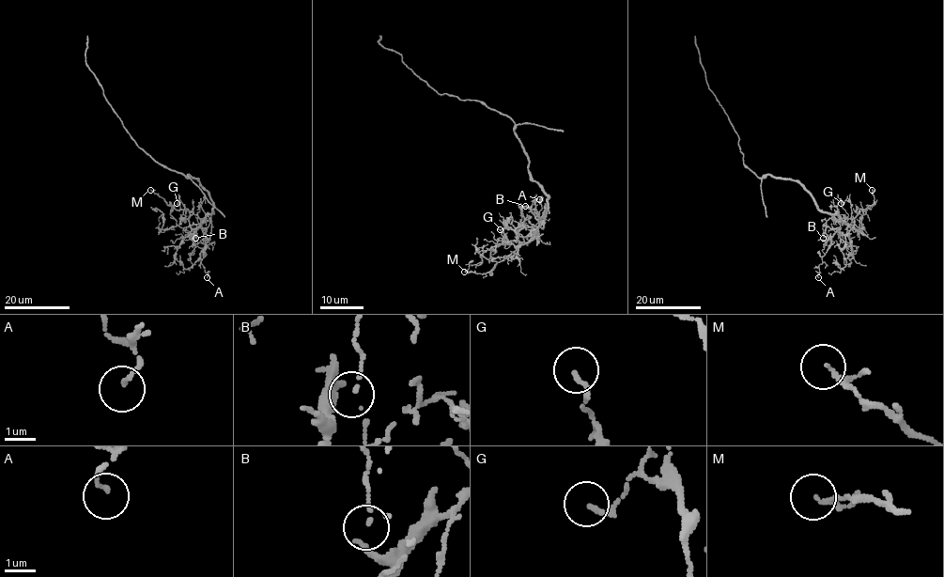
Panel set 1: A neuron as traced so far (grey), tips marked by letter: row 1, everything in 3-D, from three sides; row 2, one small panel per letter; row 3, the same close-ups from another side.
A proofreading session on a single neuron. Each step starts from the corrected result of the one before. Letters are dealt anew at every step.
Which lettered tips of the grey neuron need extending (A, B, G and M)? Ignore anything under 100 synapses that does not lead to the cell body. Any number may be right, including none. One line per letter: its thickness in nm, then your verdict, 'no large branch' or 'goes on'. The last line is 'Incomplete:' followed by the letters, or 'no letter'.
A: calibre 120 nm; no large branch
B: calibre 70 nm; no large branch
G: calibre 150 nm; no large branch
M: calibre 100 nm; no large branch
Incomplete: no letter

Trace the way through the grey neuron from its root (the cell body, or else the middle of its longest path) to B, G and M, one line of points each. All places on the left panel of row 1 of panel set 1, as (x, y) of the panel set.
B: (187, 177), (189, 175), (197, 178), (213, 202), (209, 224), (207, 227), (196, 225), (195, 238)
G: (187, 177), (198, 179), (213, 202), (212, 211), (192, 227), (183, 214), (184, 205), (179, 200), (177, 203)
M: (187, 177), (197, 178), (213, 202), (212, 211), (195, 227), (191, 227), (187, 209), (177, 210), (150, 190)

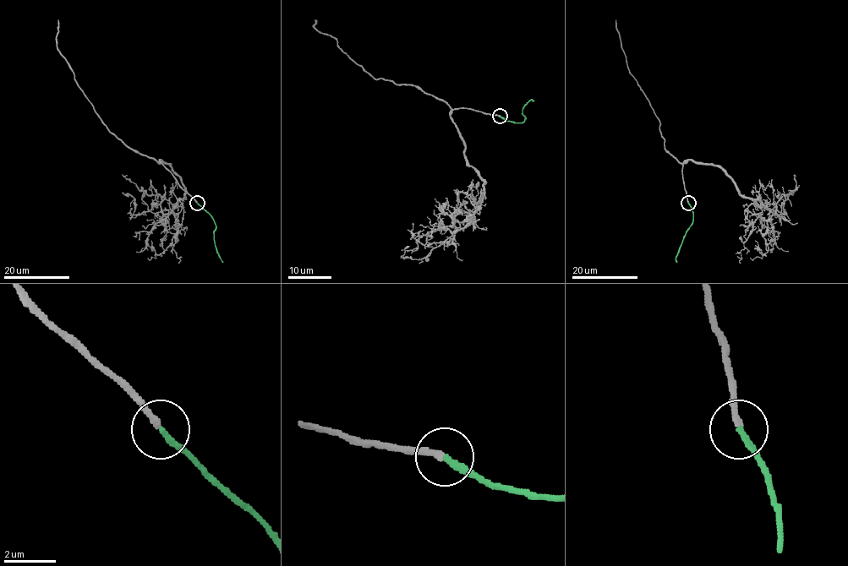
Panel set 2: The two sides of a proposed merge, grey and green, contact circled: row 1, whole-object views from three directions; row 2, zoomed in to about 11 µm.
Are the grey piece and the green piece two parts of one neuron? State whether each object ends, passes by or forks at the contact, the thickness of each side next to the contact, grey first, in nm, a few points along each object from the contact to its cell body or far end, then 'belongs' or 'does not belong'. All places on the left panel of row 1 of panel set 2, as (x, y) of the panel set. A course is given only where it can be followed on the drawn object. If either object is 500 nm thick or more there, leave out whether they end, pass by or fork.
grey ends there; green ends there; 240 nm thick on the grey side, 240 nm on the other; grey runs (196, 203), (161, 163), (128, 148), (108, 129), (78, 85), (70, 65), (57, 46), (58, 20); green runs (196, 203), (213, 219), (215, 244), (223, 262); belongs

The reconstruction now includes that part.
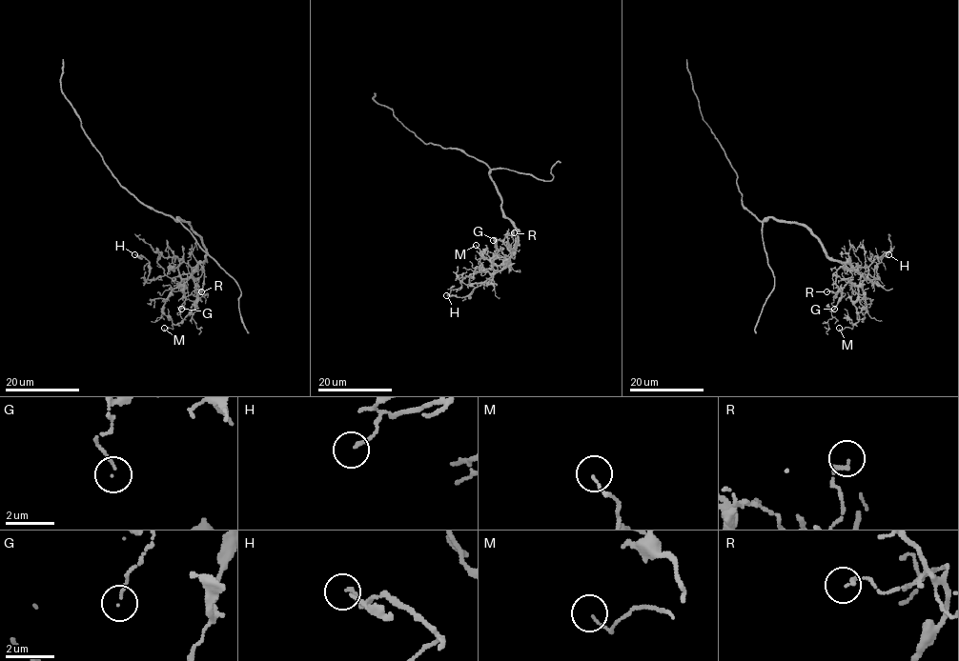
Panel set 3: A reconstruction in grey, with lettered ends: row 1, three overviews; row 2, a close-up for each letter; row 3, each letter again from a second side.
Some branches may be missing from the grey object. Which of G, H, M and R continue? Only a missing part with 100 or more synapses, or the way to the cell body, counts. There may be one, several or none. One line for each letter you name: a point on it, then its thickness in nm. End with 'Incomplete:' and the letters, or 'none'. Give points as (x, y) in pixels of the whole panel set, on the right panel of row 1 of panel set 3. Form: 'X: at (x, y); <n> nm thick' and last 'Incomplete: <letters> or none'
Incomplete: none

